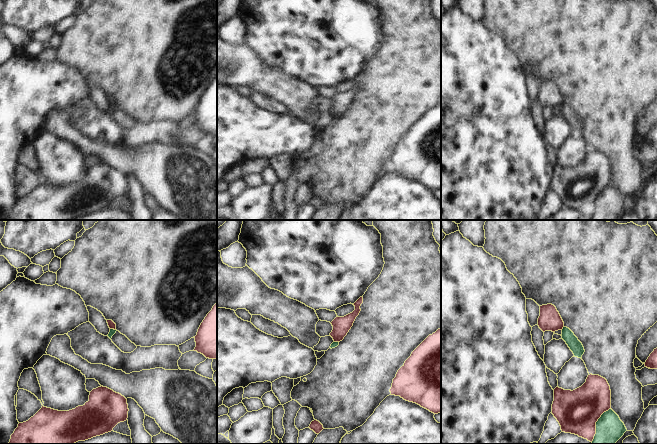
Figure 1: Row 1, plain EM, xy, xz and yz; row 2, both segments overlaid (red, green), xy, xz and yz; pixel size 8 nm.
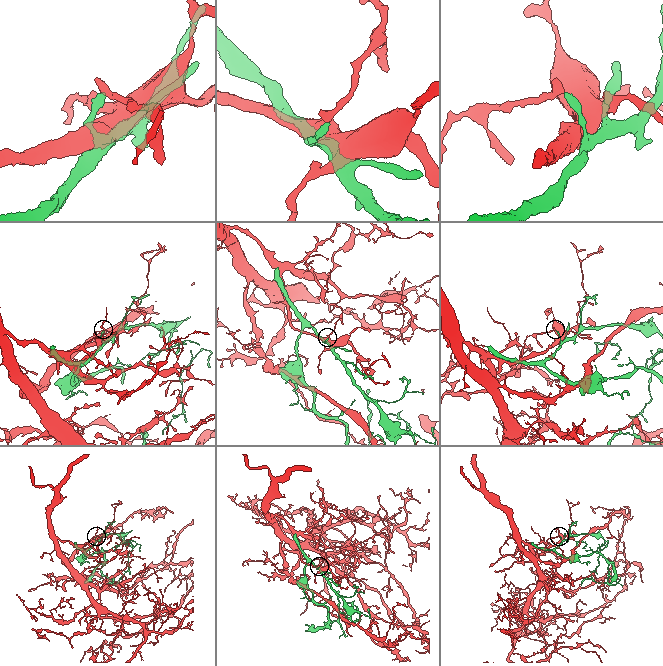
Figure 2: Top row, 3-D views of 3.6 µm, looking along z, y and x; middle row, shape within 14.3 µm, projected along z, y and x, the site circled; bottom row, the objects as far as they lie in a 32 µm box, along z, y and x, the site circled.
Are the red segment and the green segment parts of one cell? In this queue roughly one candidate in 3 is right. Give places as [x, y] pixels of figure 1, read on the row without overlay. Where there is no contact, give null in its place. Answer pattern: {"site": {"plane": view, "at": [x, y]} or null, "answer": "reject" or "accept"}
{"site": {"plane": "yz", "at": [595, 200]}, "answer": "reject"}

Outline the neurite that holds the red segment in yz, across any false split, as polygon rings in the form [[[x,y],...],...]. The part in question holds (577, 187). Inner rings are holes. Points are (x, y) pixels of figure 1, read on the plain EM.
[[[588,151],[586,158],[571,167],[556,163],[552,190],[561,202],[562,208],[578,211],[592,218],[596,210],[596,198],[601,191],[611,185],[611,166],[607,156],[599,151]]]

